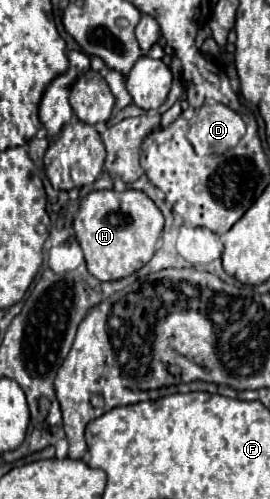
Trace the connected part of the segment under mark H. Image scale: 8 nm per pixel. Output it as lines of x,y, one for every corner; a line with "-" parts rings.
127,189
127,191
93,191
87,197
81,199
79,211
75,215
73,221
73,229
75,229
75,237
85,253
85,263
87,269
93,277
97,277
99,281
117,281
123,277
133,275
137,269
141,269
155,253
155,243
161,237
163,231
163,215
157,209
157,205
141,191
135,189

